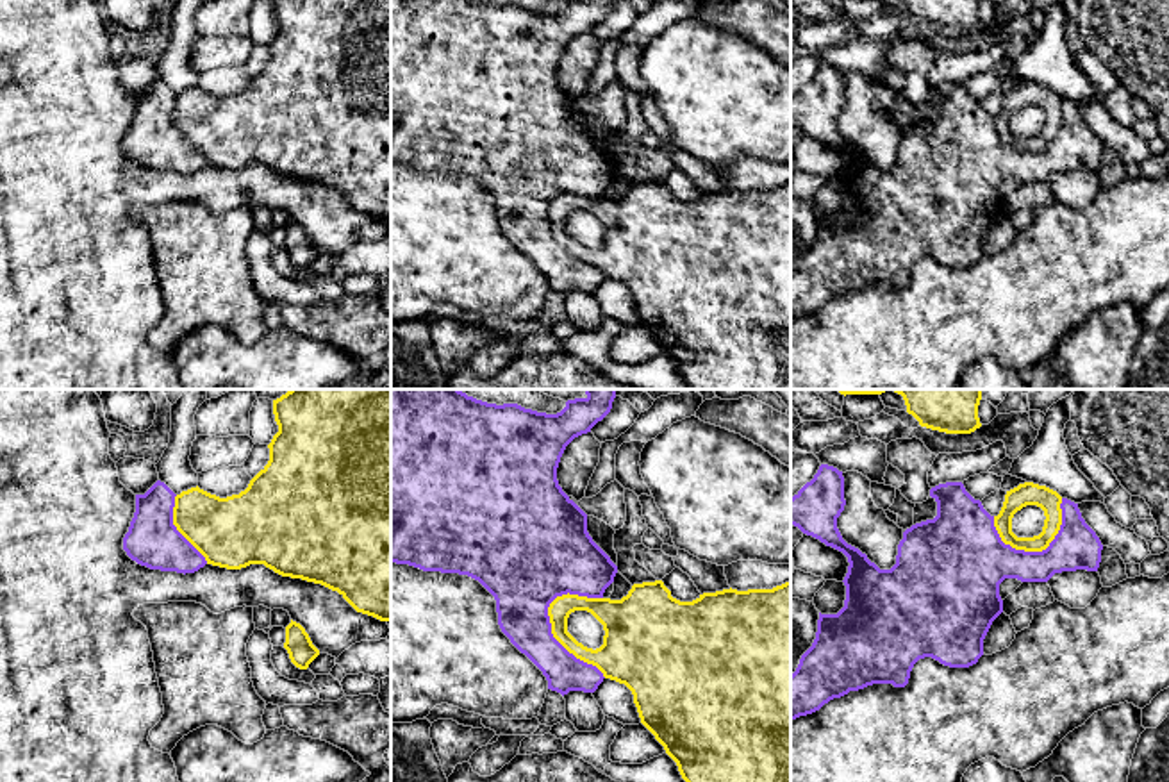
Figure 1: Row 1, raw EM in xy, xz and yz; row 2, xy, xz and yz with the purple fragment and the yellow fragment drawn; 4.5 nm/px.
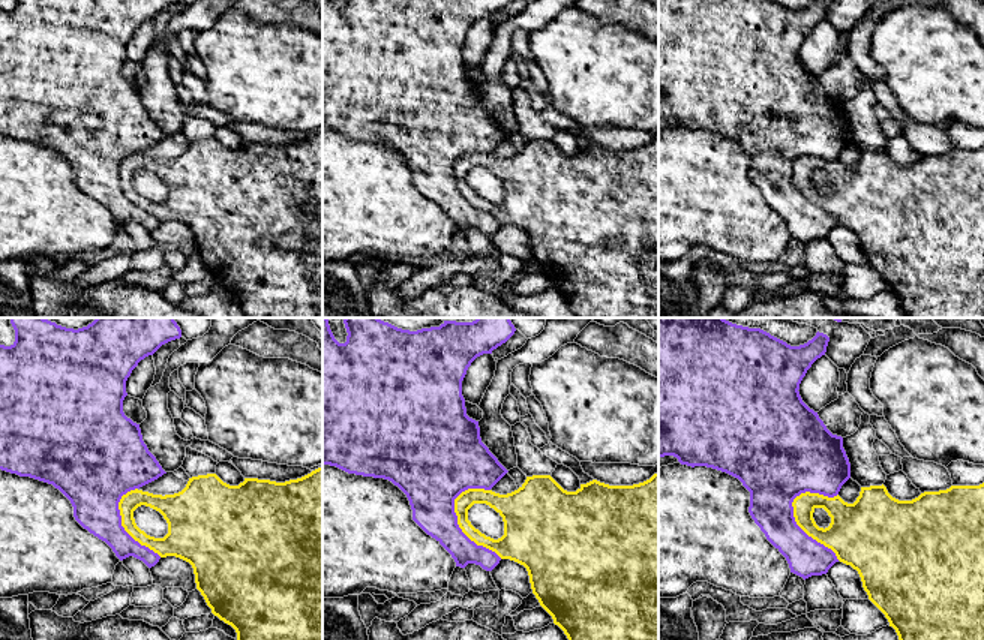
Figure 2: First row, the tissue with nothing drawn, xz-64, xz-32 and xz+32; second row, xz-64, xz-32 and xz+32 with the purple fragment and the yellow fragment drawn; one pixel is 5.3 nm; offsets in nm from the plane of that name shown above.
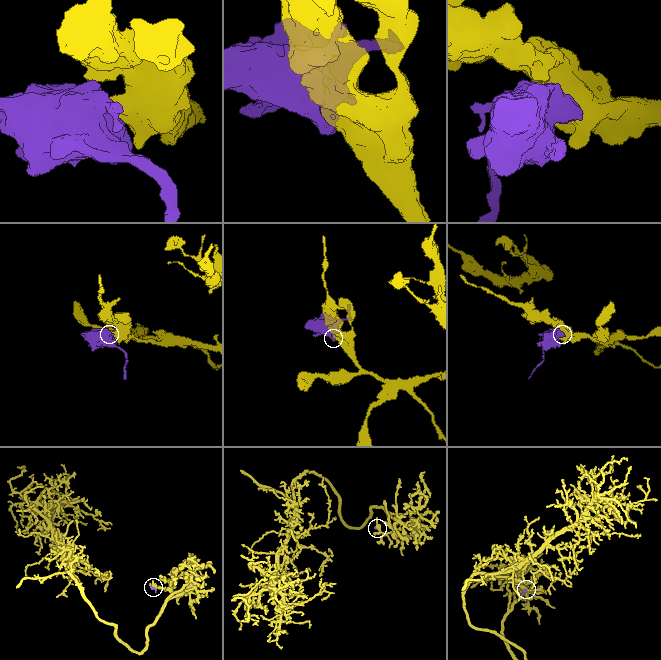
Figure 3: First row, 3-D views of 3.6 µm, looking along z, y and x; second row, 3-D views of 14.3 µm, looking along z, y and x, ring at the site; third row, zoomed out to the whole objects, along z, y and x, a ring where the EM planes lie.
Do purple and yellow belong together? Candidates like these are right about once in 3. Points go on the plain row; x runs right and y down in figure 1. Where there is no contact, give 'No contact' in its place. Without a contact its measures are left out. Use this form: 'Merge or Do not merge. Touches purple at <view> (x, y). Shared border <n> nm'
Do not merge. Touches purple at xz (557, 241). Shared border 440 nm

